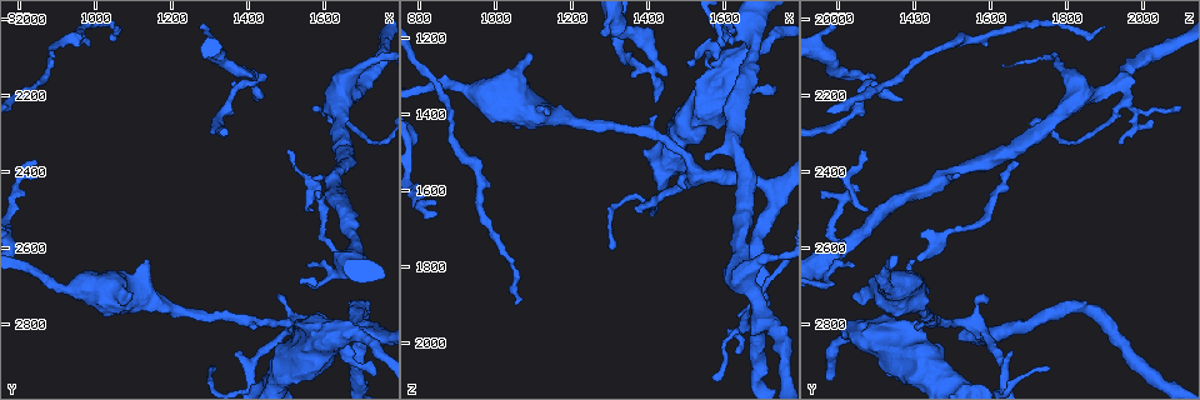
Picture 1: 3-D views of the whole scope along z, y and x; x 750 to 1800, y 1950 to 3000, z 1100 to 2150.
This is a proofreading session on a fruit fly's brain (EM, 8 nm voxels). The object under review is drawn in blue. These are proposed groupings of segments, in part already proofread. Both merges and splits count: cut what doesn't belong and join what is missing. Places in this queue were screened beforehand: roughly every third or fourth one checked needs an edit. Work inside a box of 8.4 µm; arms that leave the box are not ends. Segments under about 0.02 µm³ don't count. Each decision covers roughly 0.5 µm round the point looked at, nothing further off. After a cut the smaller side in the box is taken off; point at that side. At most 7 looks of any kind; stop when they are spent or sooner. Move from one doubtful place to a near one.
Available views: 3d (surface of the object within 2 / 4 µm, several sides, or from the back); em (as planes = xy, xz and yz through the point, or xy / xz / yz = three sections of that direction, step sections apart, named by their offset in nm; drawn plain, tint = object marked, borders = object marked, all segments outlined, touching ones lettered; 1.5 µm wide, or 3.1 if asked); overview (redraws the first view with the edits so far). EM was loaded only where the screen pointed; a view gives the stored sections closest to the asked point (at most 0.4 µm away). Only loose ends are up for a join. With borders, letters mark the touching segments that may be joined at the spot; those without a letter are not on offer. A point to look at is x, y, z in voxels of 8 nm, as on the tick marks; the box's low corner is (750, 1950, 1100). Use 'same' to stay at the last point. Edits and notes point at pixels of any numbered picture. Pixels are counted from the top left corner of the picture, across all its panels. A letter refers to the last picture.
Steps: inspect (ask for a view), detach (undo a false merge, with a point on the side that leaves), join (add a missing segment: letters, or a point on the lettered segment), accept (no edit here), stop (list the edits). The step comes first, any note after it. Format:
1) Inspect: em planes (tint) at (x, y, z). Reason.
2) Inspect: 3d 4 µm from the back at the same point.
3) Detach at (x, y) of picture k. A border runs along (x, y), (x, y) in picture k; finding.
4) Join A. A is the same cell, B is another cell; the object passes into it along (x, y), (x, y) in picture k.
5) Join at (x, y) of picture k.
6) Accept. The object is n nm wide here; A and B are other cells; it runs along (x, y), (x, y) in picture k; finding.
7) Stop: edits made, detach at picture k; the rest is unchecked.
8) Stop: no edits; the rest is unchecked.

Inspect: 3d 2 µm at (1410, 2170, 1285). Abrupt turn.

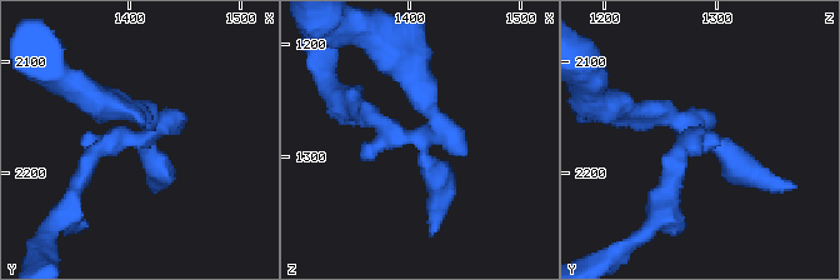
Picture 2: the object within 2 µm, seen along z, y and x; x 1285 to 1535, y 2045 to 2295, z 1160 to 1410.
Inspect: em planes (borders) at (1414, 2170, 1280).

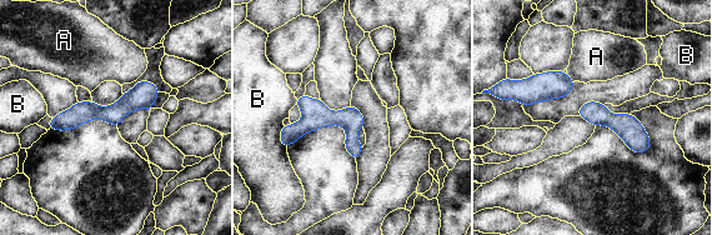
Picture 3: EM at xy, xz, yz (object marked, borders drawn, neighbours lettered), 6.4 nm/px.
Accept. The object is 130 nm wide here; A and B are other cells; it runs along (155, 91), (51, 125) in picture 3; one neuron here.

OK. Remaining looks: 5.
Inspect: 3d 4 µm at (1280, 2025, 1185). Thin end.

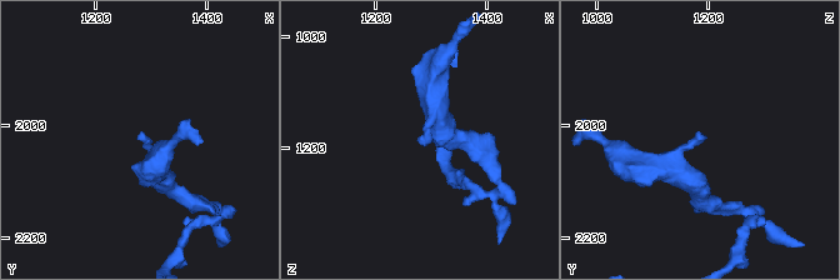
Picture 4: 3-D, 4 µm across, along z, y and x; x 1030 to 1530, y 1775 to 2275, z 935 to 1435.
Inspect: em yz step 8 (tint) at (1275, 2020, 1185).

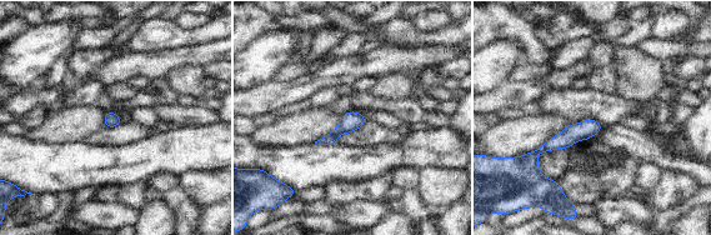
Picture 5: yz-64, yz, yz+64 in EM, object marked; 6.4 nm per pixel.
Inspect: em yz step 8 (borders) at the same point. What lies round it.

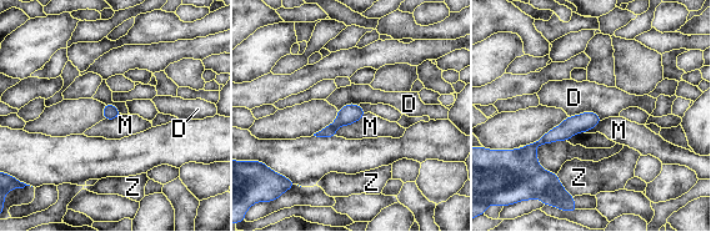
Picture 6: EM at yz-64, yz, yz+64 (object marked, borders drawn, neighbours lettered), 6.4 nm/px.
Accept. D, M and Z are other cells; a border runs along (367, 112), (339, 126), (335, 134) in picture 6; none of them fits.

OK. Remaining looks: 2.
Inspect: em planes (tint) at (1505, 2730, 1600). Tapers out.

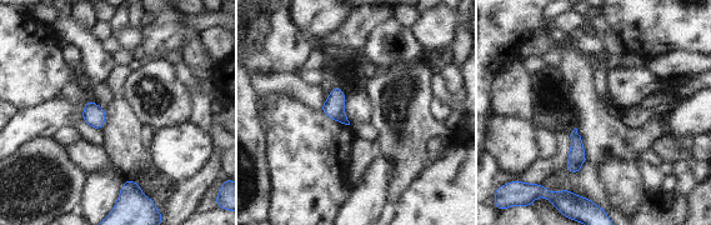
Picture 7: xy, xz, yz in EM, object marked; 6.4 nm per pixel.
Inspect: em planes (borders) at the same point.

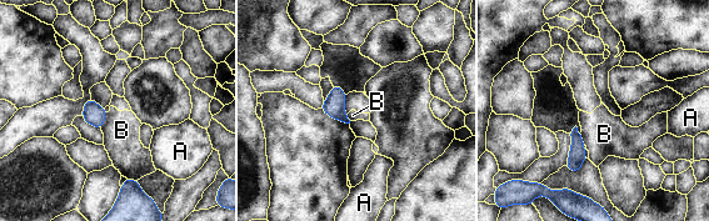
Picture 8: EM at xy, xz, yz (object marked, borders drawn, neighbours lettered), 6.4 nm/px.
Accept. A and B are other cells; a border runs along (106, 112), (105, 121), (100, 127) in picture 8; none of them fits.

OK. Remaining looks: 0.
Stop: no edits; the rest is unchecked.

